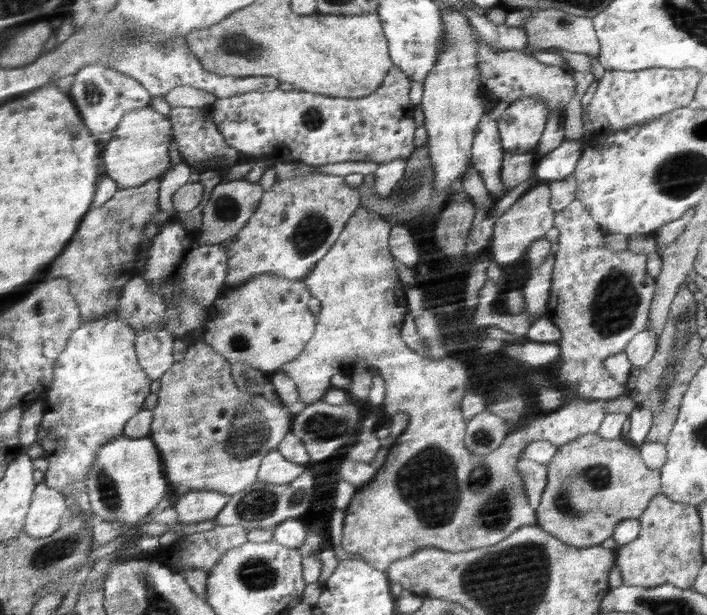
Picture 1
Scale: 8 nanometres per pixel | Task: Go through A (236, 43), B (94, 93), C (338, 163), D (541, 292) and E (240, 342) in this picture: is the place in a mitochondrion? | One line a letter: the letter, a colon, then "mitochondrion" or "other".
A: mitochondrion
B: mitochondrion
C: other
D: other
E: mitochondrion

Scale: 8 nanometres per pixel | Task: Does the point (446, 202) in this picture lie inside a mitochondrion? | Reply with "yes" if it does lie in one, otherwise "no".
no

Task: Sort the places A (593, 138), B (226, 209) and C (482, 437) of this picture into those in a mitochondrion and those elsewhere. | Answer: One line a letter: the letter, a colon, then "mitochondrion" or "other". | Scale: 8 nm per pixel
A: other
B: mitochondrion
C: mitochondrion

